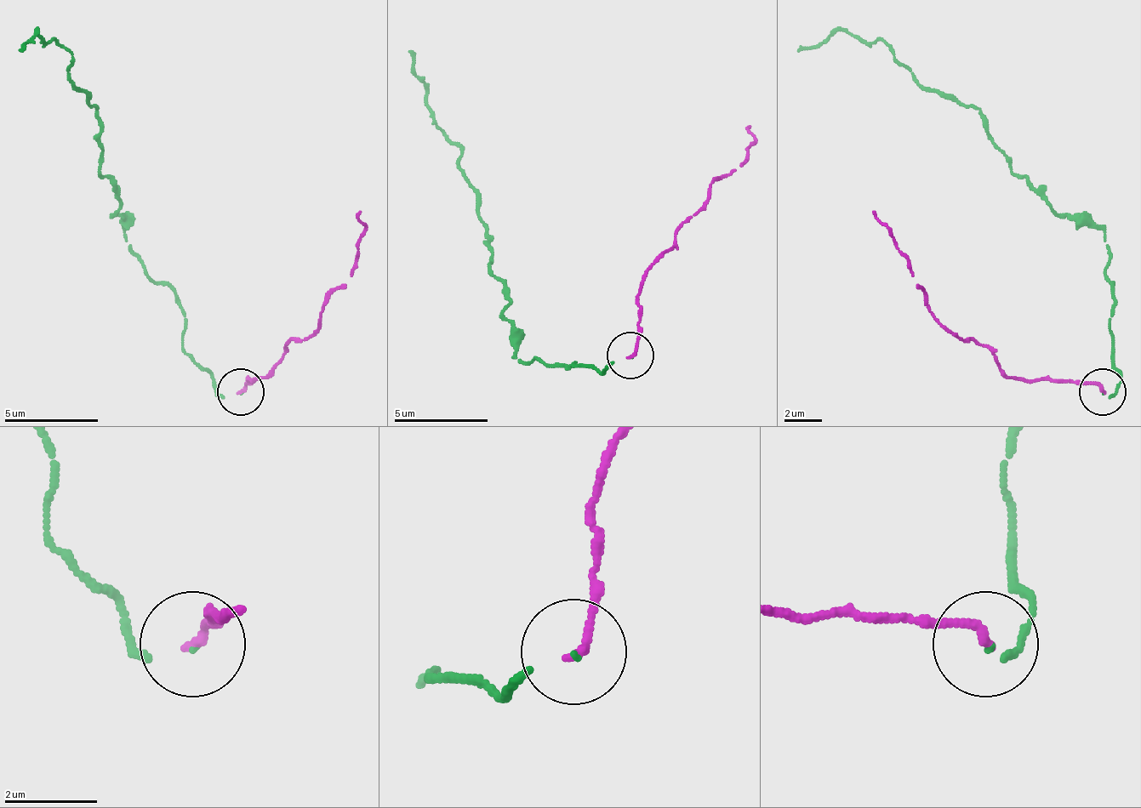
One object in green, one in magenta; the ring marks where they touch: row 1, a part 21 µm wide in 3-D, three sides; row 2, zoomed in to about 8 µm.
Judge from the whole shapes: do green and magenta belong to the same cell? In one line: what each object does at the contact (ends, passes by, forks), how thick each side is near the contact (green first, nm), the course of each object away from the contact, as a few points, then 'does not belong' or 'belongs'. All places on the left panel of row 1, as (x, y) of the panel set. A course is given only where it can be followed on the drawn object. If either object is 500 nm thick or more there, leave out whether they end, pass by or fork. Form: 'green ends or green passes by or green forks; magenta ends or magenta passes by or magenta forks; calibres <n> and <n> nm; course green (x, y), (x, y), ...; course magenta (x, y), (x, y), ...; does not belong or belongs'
green ends; magenta ends; calibres 30 and 180 nm; course green (242, 390), (223, 395), (181, 344), (181, 301), (125, 236), (73, 58), (36, 30), (17, 48); course magenta (242, 390), (247, 381), (260, 381), (322, 315), (350, 278), (363, 231), (359, 213); belongs

